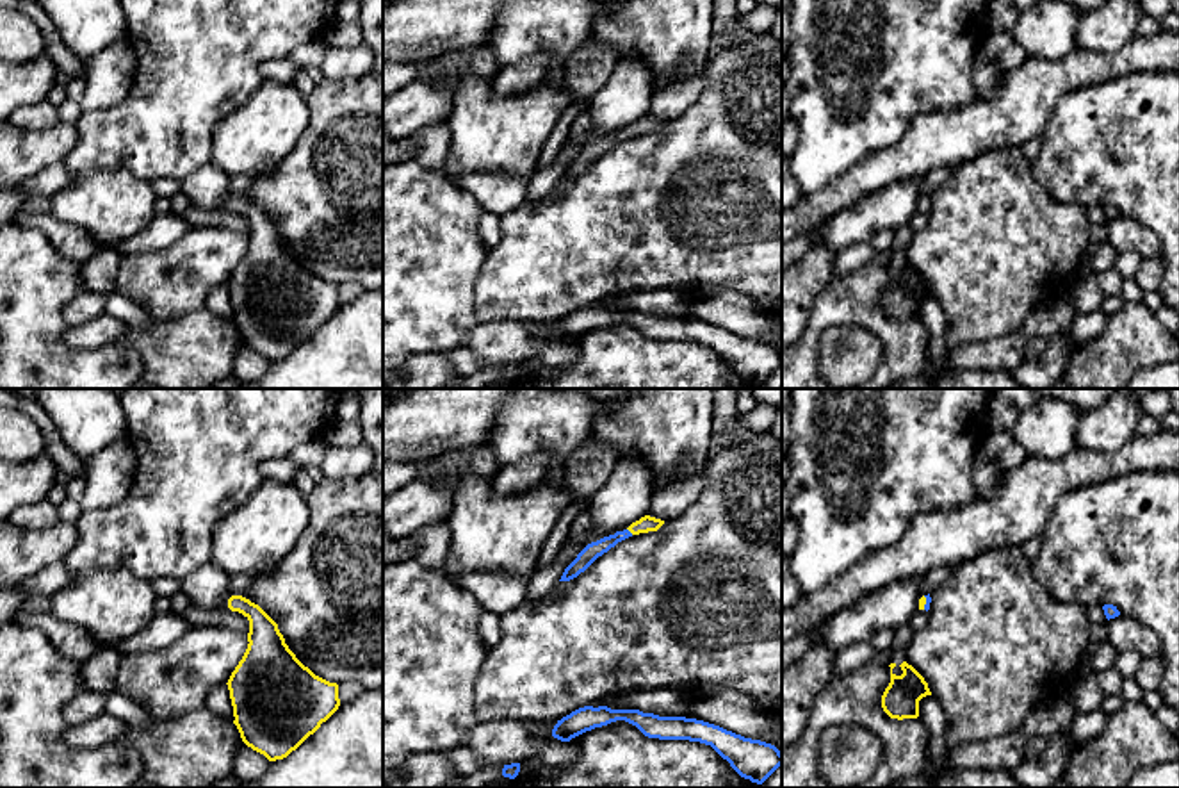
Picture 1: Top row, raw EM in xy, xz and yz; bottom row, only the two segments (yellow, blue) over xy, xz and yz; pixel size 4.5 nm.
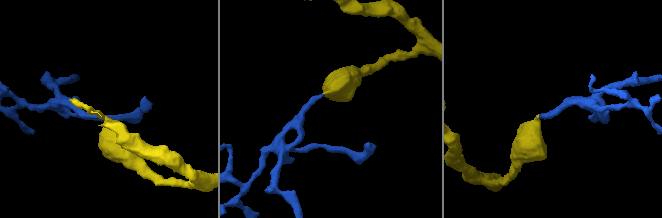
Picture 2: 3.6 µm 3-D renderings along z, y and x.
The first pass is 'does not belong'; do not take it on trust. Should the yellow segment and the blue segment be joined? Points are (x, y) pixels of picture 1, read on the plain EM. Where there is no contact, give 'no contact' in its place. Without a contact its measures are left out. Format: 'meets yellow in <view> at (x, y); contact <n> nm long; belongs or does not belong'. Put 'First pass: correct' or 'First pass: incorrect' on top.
First pass: incorrect
meets yellow in xz at (631, 132); contact 40 nm long; belongs

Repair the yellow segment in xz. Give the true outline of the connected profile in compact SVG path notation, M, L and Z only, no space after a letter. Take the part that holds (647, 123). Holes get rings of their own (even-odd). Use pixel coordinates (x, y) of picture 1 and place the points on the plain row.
M645 116L639 121L632 123L627 130L616 132L614 135L604 137L597 143L588 144L577 159L565 169L559 182L570 182L577 178L581 173L584 173L598 157L607 153L611 148L614 148L618 143L648 132L657 132L664 121Z

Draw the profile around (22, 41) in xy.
M0 7L0 61L32 64L46 55L43 32L34 20L20 9Z

